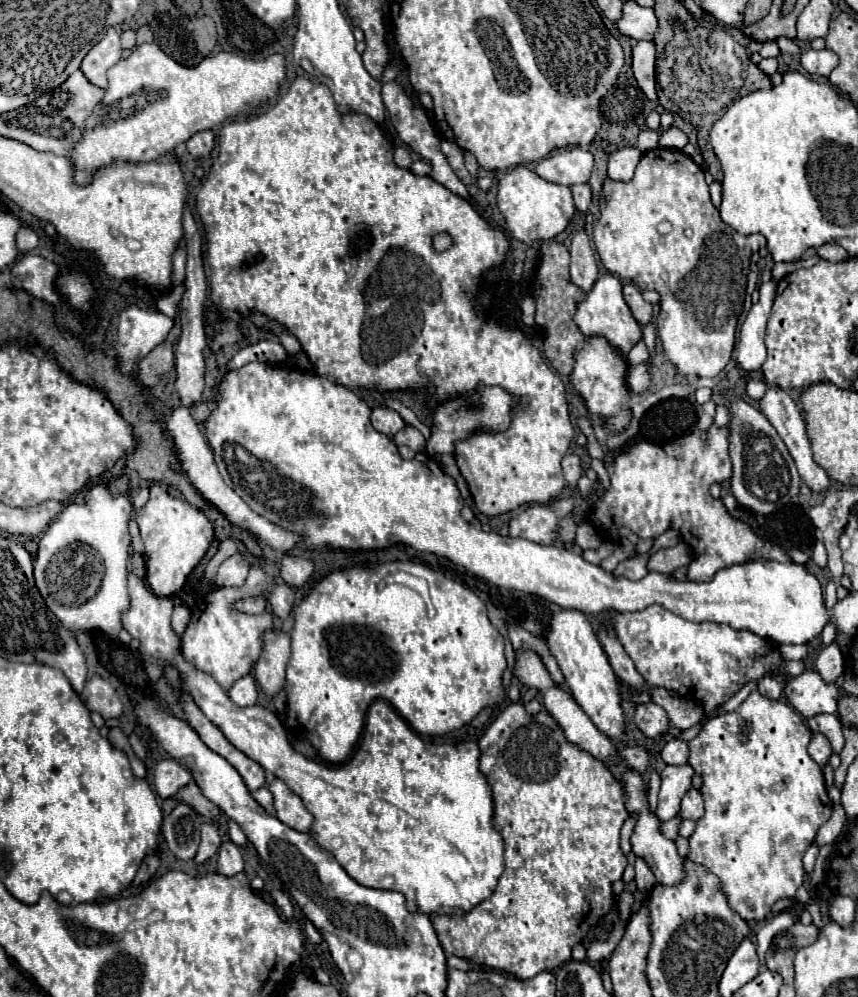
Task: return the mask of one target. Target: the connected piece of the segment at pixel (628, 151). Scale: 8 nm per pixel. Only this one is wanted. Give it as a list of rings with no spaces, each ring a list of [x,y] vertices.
[[[624,147],[616,151],[608,161],[608,177],[614,181],[630,181],[642,153],[636,147]]]

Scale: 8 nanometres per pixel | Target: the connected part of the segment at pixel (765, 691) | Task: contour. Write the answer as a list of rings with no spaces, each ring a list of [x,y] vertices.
[[[762,677],[762,681],[758,683],[758,691],[770,699],[780,699],[782,695],[782,683],[776,681],[774,677]]]

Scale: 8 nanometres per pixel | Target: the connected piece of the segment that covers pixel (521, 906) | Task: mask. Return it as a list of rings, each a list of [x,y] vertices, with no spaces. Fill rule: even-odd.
[[[512,703],[508,705],[488,727],[488,731],[480,737],[478,741],[480,747],[480,771],[486,777],[490,789],[492,789],[492,801],[494,801],[494,829],[504,837],[504,873],[498,879],[498,885],[492,893],[490,899],[482,901],[480,905],[476,905],[472,911],[464,913],[462,917],[458,915],[438,915],[432,913],[430,919],[438,931],[440,943],[444,945],[444,951],[448,955],[454,957],[462,957],[462,959],[470,959],[478,965],[496,969],[496,971],[504,971],[508,975],[514,975],[518,979],[530,979],[536,977],[542,971],[556,971],[560,965],[564,965],[566,961],[570,961],[570,951],[576,943],[584,941],[584,937],[588,935],[588,929],[600,925],[600,919],[604,913],[608,913],[612,909],[612,885],[614,881],[622,879],[622,873],[628,865],[626,855],[620,851],[620,829],[624,825],[624,821],[628,819],[628,811],[624,807],[624,795],[622,795],[622,787],[620,781],[614,779],[614,775],[608,771],[608,767],[602,761],[596,761],[590,753],[582,751],[580,747],[576,747],[574,743],[568,743],[562,729],[556,725],[556,721],[546,713],[540,711],[538,715],[528,715],[522,707],[522,703]],[[498,745],[500,753],[494,755],[494,749],[490,751],[490,747]]]

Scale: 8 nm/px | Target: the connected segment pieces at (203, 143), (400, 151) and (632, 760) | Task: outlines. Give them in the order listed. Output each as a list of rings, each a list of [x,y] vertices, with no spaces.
[[[200,131],[188,139],[186,147],[188,147],[190,155],[194,155],[194,157],[208,157],[212,147],[214,147],[214,133],[212,131]]]
[[[396,147],[394,151],[394,161],[398,167],[404,167],[408,169],[412,165],[412,157],[410,157],[410,151],[406,147]]]
[[[626,745],[626,747],[620,749],[620,755],[628,763],[628,767],[632,767],[632,769],[636,769],[640,773],[644,773],[648,769],[648,753],[642,747]]]

